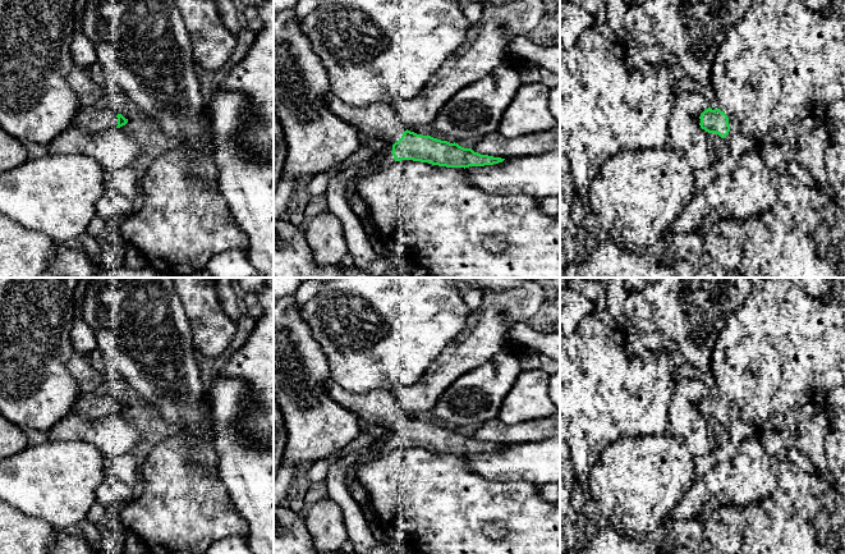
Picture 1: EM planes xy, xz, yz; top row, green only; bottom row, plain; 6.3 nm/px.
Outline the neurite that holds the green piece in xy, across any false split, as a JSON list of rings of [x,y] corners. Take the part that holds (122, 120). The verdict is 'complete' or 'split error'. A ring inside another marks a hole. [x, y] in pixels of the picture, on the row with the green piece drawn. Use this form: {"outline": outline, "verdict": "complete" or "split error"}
{"outline": [[[79,107],[73,119],[72,127],[88,133],[97,133],[100,131],[120,128],[127,123],[128,119],[110,109],[96,110],[91,107]]], "verdict": "split error"}

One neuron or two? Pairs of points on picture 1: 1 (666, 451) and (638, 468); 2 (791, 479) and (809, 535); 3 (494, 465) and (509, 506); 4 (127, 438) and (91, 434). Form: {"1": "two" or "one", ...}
{"1": "one", "2": "one", "3": "two", "4": "one"}

